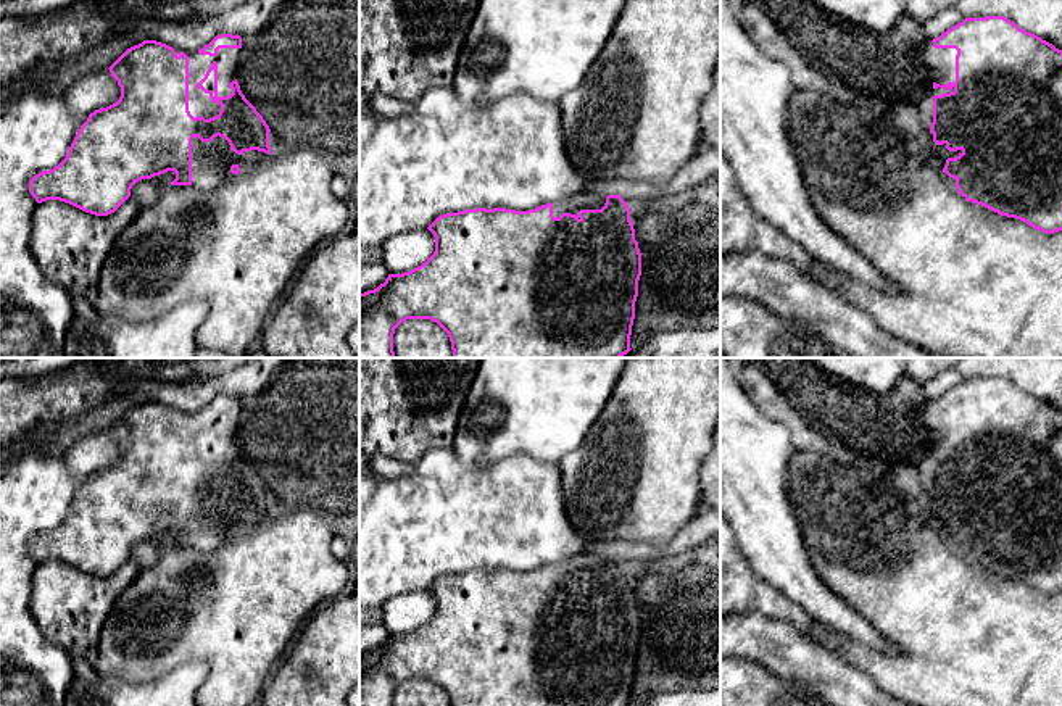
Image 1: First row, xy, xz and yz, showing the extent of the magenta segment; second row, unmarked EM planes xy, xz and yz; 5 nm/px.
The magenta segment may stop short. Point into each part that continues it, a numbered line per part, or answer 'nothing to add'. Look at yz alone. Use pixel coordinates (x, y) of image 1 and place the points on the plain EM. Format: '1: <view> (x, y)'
1: yz (940, 424)

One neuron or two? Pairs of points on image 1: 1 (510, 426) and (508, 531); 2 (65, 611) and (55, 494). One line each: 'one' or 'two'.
1: two
2: two

